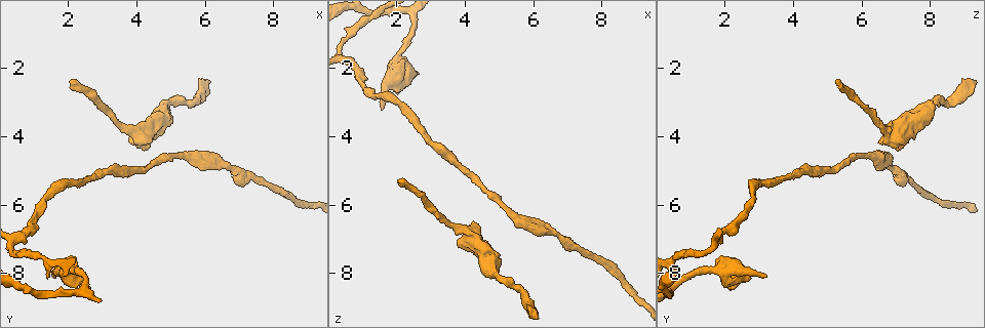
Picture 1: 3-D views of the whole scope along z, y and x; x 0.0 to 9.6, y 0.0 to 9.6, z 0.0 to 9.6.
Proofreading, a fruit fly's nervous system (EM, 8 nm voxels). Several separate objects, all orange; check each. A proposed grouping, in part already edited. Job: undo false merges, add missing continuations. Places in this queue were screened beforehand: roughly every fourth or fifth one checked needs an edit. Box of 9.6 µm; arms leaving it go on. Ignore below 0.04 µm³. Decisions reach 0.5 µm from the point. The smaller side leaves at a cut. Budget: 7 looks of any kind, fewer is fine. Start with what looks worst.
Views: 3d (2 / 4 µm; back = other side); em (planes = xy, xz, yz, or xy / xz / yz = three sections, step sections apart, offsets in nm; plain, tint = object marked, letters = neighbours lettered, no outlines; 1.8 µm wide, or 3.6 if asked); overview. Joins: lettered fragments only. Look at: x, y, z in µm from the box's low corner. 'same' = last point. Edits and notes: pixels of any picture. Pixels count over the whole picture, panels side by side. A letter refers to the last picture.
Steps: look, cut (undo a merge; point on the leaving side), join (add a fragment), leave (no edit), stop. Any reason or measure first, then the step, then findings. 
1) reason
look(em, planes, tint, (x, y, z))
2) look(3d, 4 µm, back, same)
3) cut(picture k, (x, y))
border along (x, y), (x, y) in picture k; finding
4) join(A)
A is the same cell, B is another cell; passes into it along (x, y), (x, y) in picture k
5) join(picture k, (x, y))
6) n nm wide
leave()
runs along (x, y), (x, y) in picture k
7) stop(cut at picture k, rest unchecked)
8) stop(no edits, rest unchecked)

branch stops here
look(em, xz, step 8, letters, (2.05, 2.45, 5.30))

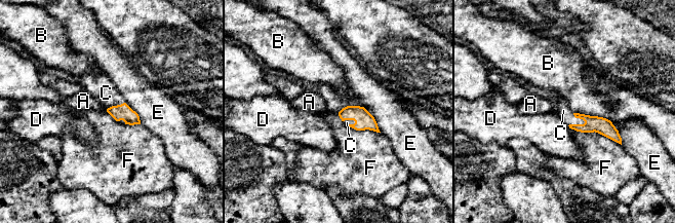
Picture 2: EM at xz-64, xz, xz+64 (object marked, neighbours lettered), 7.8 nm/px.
another direction
look(em, planes, letters, same)

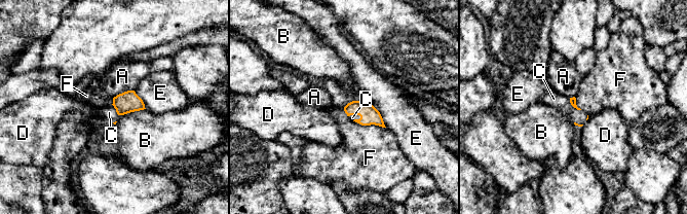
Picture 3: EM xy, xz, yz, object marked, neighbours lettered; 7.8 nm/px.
join(C)
C is the same cell, A, B, D, E and F are other cells; passes into it along (369, 114), (350, 102), (341, 97) in picture 3; the cell continues

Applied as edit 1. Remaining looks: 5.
branch stops here
look(3d, 2 µm, (1.50, 8.15, 3.25))

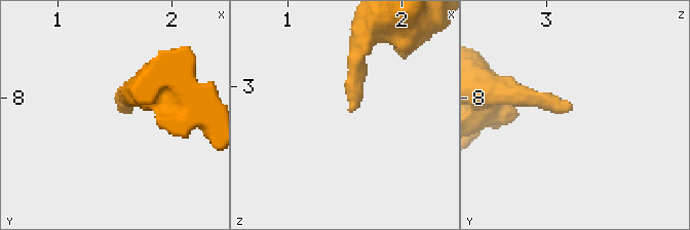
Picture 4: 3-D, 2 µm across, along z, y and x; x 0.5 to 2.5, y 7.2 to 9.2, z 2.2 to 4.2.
now the EM
look(em, planes, letters, (1.56, 8.08, 3.24))

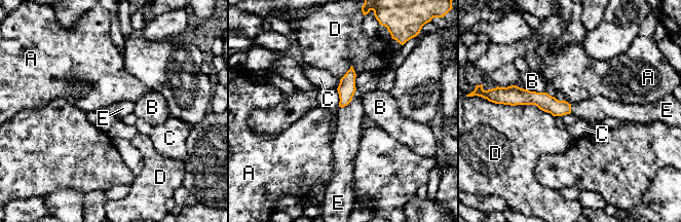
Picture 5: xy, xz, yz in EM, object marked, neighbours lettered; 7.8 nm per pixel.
D touches over 420 nm
join(E)
E is the same cell, A, B, C and D are other cells; the cell continues

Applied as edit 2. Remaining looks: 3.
a narrow waist
look(em, planes, letters, (6.75, 4.85, 6.90))

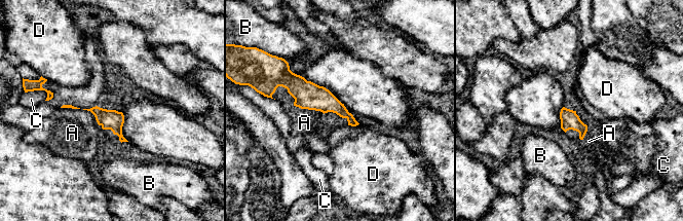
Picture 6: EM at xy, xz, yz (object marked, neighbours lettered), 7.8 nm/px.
140 nm wide
leave()
A, B, C and D are other cells; border along (348, 124), (353, 126) in picture 6; all the same cell

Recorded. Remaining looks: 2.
stop(join at picture 3, join at picture 5, rest unchecked)

